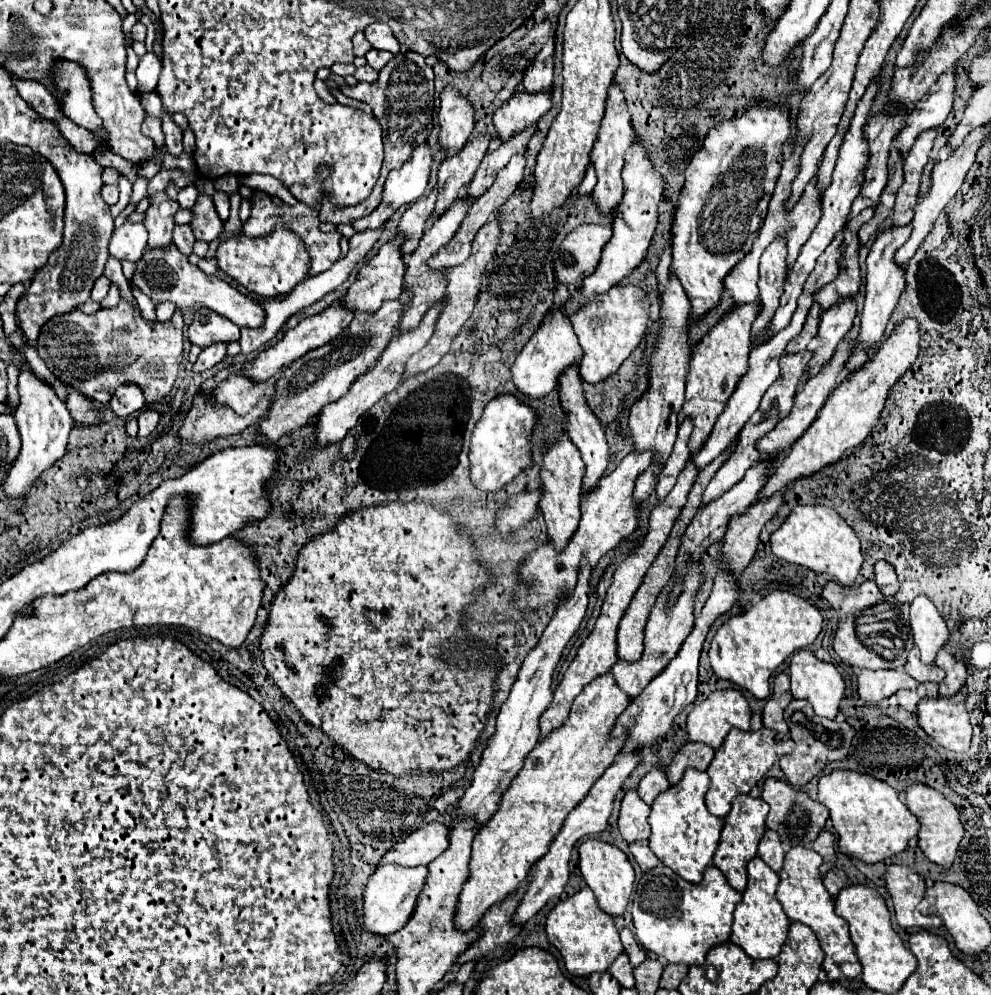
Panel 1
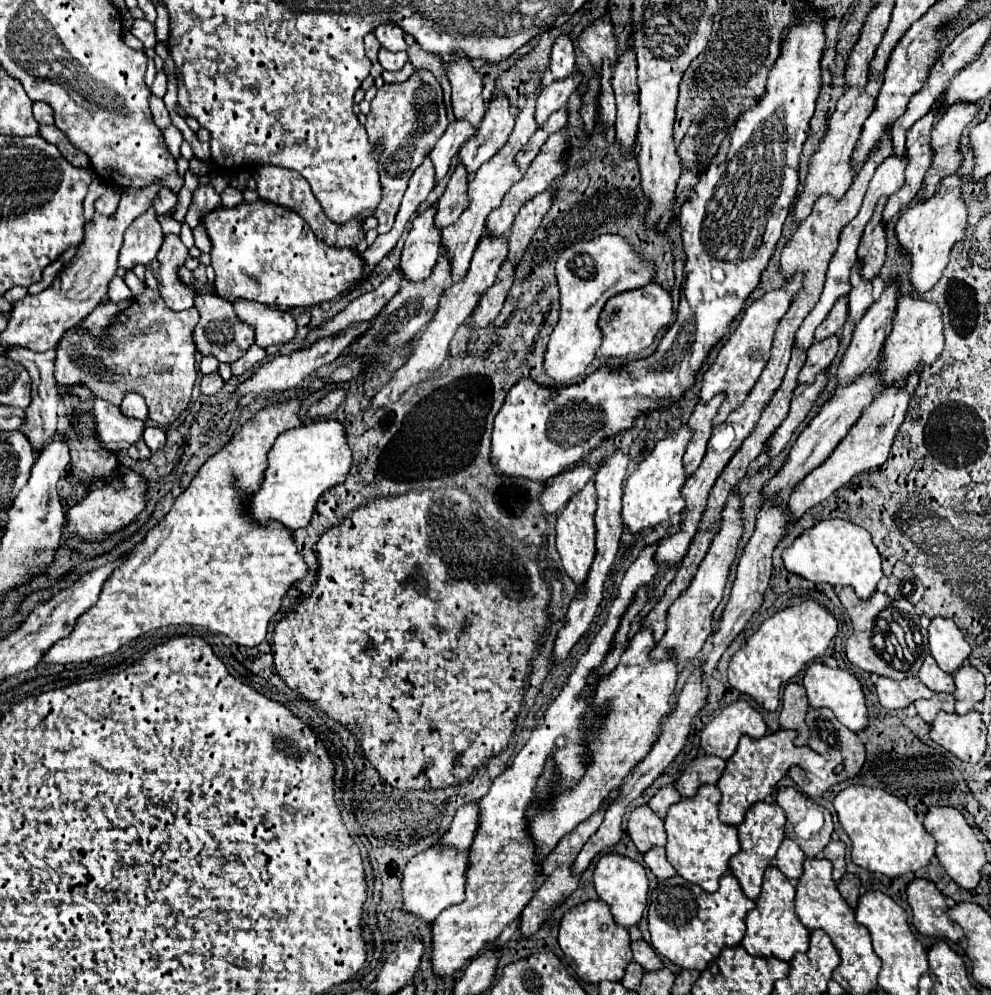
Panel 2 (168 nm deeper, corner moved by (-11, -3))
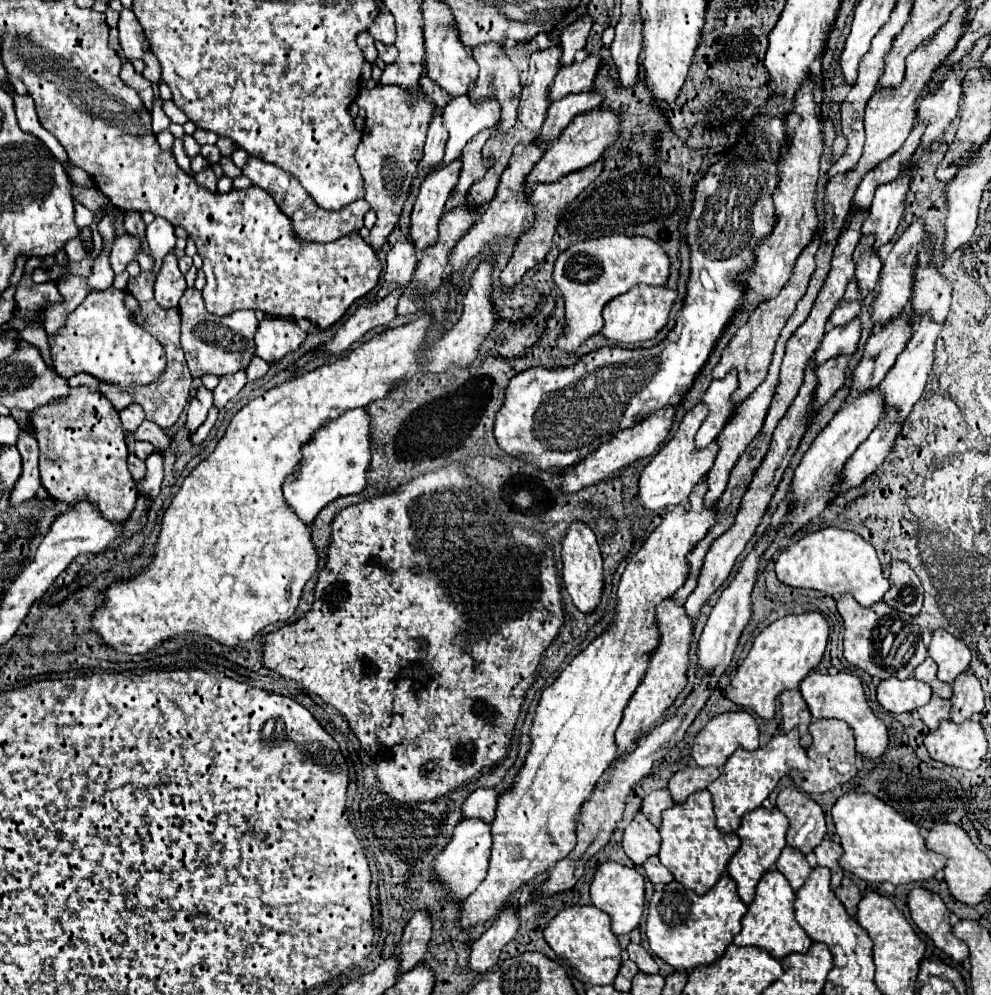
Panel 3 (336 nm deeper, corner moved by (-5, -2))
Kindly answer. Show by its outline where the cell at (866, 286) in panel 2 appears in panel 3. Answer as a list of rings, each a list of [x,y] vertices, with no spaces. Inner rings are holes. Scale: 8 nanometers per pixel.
[[[862,236],[856,250],[854,250],[854,262],[856,262],[856,280],[860,290],[874,290],[882,262],[878,258],[878,252],[874,250],[874,238]]]

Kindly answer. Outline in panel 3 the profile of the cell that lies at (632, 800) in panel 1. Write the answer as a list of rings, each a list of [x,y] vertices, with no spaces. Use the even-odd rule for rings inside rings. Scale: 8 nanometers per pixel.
[[[642,812],[634,816],[634,820],[624,828],[622,848],[626,856],[636,864],[642,866],[650,856],[656,856],[660,850],[660,834],[658,830],[644,818]]]

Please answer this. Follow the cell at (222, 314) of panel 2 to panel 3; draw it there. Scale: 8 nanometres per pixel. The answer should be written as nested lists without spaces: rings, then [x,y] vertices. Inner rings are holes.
[[[188,288],[180,298],[180,316],[182,316],[182,348],[192,378],[202,378],[206,374],[226,376],[226,374],[234,374],[236,370],[248,368],[256,352],[254,332],[260,324],[254,310],[240,310],[220,318],[206,310],[200,290]]]

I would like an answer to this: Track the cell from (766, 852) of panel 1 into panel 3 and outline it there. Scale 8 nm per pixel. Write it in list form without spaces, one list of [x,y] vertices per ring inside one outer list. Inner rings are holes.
[[[786,846],[776,862],[776,868],[788,878],[790,886],[794,890],[798,890],[810,876],[812,868],[808,864],[808,860],[804,858],[804,854],[800,854],[800,850],[792,848],[792,846]]]

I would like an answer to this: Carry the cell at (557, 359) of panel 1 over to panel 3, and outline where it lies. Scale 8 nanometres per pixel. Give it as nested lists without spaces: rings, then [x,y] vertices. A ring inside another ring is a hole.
[[[604,236],[570,246],[554,264],[554,282],[564,294],[566,328],[558,338],[558,348],[574,352],[586,338],[602,330],[602,308],[612,298],[628,292],[636,284],[664,286],[670,276],[668,254],[646,236]]]

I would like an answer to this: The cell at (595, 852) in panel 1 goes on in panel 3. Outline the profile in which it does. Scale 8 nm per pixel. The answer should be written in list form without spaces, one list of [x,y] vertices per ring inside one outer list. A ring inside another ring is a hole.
[[[604,862],[598,866],[596,876],[590,884],[590,898],[598,910],[610,916],[612,932],[616,936],[628,934],[638,928],[640,918],[644,914],[644,878],[634,868],[622,866],[618,862]]]

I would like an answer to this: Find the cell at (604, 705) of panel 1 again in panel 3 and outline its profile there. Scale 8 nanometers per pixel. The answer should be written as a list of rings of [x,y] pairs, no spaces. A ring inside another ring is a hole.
[[[666,598],[660,606],[656,606],[656,622],[658,622],[658,628],[662,632],[660,646],[652,654],[648,672],[646,672],[644,680],[640,682],[640,686],[636,688],[636,692],[632,694],[632,698],[624,710],[624,718],[616,730],[618,756],[634,750],[636,740],[642,738],[642,734],[650,728],[650,724],[656,724],[662,720],[664,710],[676,700],[676,696],[688,684],[686,672],[690,668],[688,652],[690,652],[690,642],[694,636],[694,622],[688,618],[684,604],[678,604],[674,598]]]

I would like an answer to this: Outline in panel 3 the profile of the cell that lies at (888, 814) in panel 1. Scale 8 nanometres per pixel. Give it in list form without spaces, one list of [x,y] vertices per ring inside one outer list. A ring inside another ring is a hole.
[[[848,792],[842,798],[838,798],[838,802],[832,808],[832,818],[836,824],[836,834],[840,836],[840,844],[844,848],[844,854],[840,858],[840,866],[858,876],[860,880],[866,882],[890,882],[894,886],[900,884],[914,884],[914,882],[924,882],[936,876],[936,872],[940,872],[946,866],[946,858],[930,852],[926,848],[924,838],[920,836],[920,828],[916,824],[912,824],[910,820],[906,820],[904,816],[900,816],[892,806],[884,804],[882,800],[878,800],[872,794],[860,794],[860,792]]]

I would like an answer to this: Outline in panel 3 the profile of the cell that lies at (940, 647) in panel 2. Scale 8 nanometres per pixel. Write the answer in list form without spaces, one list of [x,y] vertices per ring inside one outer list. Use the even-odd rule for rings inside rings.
[[[936,630],[932,634],[928,654],[938,664],[938,678],[946,684],[952,684],[958,674],[968,670],[968,664],[972,660],[970,648],[960,638],[954,638],[944,630]]]

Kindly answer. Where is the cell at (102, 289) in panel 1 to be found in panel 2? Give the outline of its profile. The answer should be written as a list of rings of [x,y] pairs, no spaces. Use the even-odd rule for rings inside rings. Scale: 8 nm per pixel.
[[[116,275],[116,277],[110,281],[108,299],[110,299],[110,301],[114,301],[114,303],[124,301],[124,299],[132,299],[132,293],[130,293],[130,289],[128,289],[128,285],[124,283],[124,279],[122,279],[122,277],[118,277],[118,275]]]

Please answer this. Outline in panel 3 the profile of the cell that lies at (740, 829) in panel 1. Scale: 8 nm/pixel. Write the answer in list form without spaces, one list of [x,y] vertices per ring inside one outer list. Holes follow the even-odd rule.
[[[756,808],[748,814],[744,814],[742,818],[742,826],[738,828],[738,836],[740,836],[740,850],[732,856],[730,864],[728,864],[728,874],[732,876],[732,880],[738,886],[738,896],[744,904],[750,904],[754,898],[754,890],[758,880],[770,870],[770,866],[774,866],[774,862],[778,860],[782,848],[786,846],[786,830],[788,830],[788,818],[778,810],[778,808]]]

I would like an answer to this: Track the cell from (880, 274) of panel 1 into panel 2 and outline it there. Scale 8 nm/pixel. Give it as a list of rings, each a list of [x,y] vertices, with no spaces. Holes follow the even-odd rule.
[[[952,173],[942,179],[938,191],[916,205],[910,205],[896,223],[896,239],[902,257],[910,263],[910,285],[916,293],[930,291],[940,279],[954,243],[964,239],[966,205],[960,199],[960,175]]]

